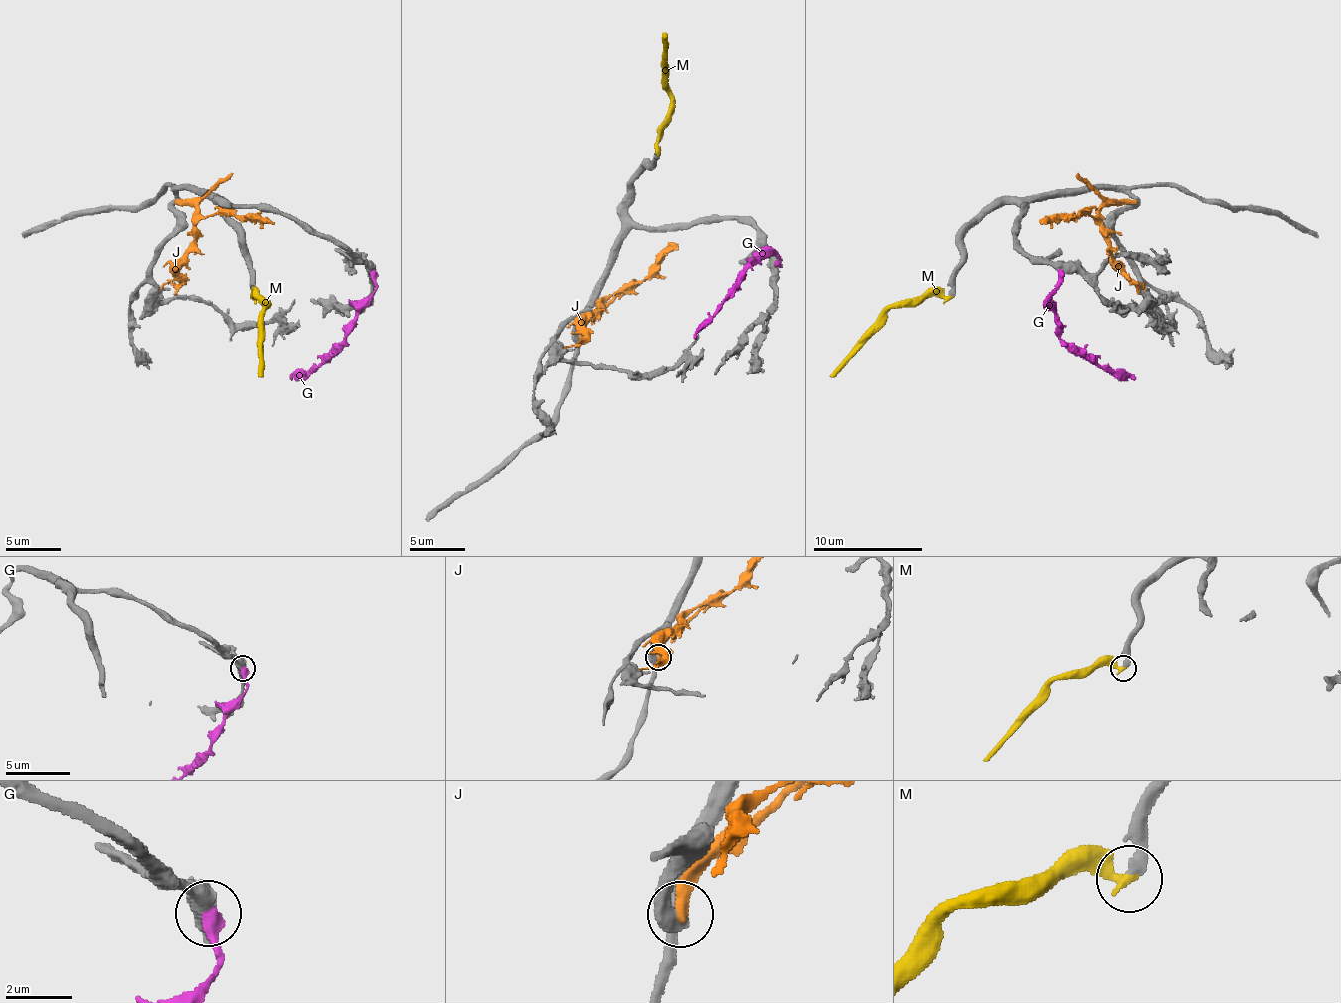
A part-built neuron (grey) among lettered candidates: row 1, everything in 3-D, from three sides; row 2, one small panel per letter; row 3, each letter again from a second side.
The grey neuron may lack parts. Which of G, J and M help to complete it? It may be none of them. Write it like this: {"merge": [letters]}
{"merge": ["M"]}

